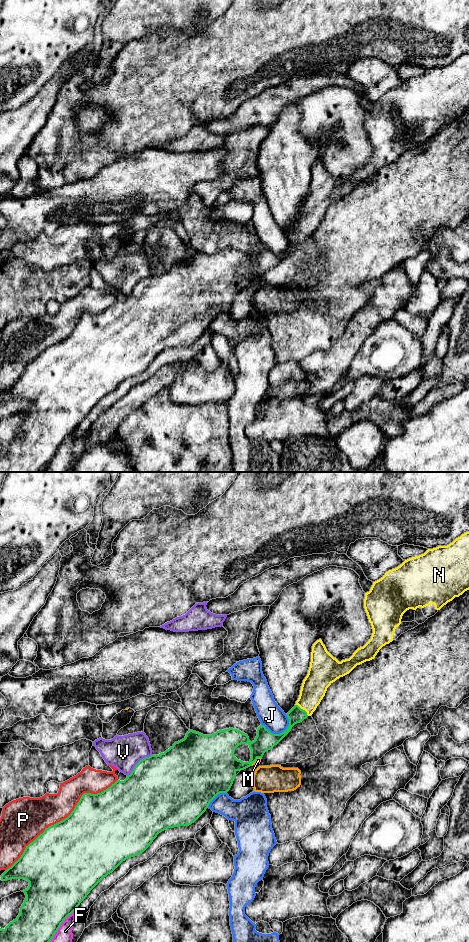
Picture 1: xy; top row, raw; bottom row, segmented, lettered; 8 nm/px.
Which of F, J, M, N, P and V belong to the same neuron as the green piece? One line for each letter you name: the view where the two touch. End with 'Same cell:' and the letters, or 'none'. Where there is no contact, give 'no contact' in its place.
N: meets green in xy
Same cell: N

